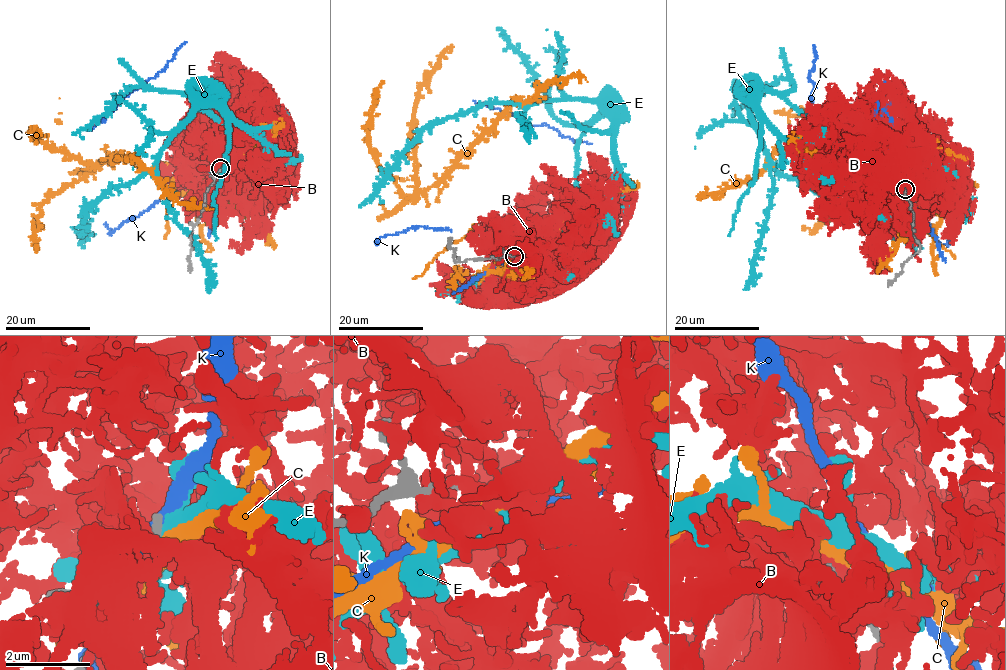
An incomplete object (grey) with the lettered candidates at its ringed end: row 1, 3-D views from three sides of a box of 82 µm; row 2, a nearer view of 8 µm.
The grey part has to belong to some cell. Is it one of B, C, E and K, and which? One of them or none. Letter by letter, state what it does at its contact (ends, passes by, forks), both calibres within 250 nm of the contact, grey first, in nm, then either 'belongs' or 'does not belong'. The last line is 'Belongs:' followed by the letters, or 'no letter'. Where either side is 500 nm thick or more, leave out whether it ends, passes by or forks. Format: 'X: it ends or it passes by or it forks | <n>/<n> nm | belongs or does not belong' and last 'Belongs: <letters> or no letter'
B: it passes by | 170/280 nm | does not belong
C: it passes by | 200/400 nm | does not belong
E: it forks | 180/420 nm | does not belong
K: it passes by | 190/360 nm | does not belong
Belongs: no letter

